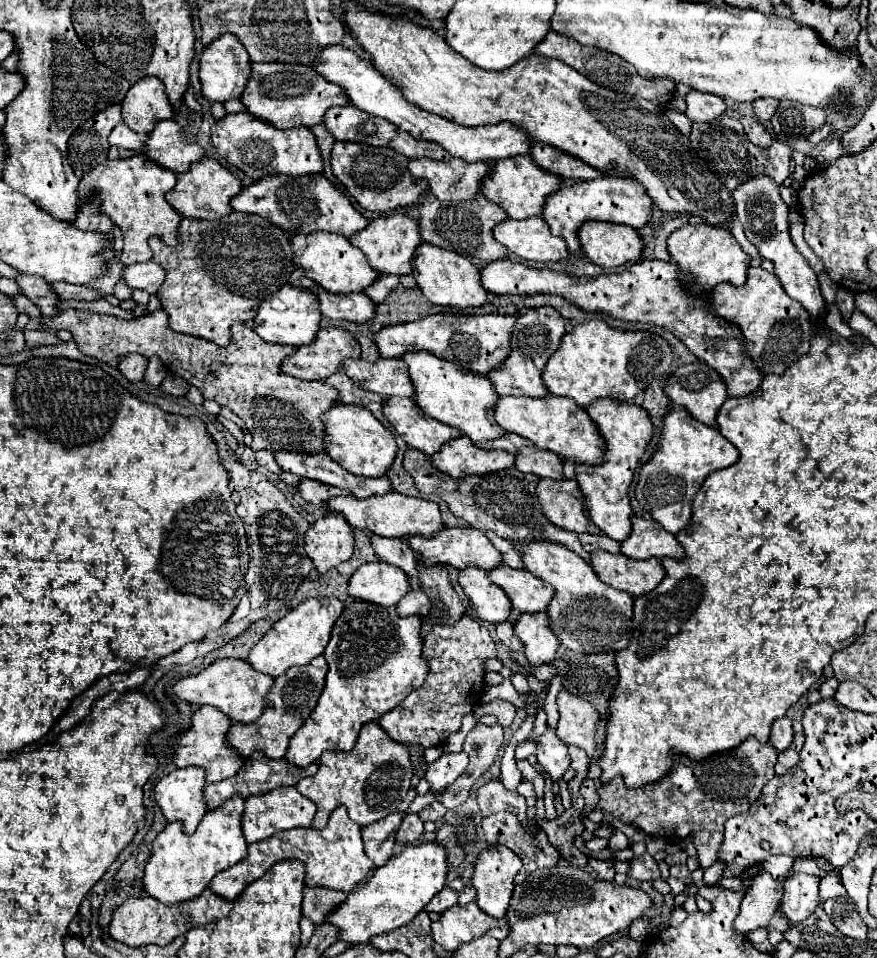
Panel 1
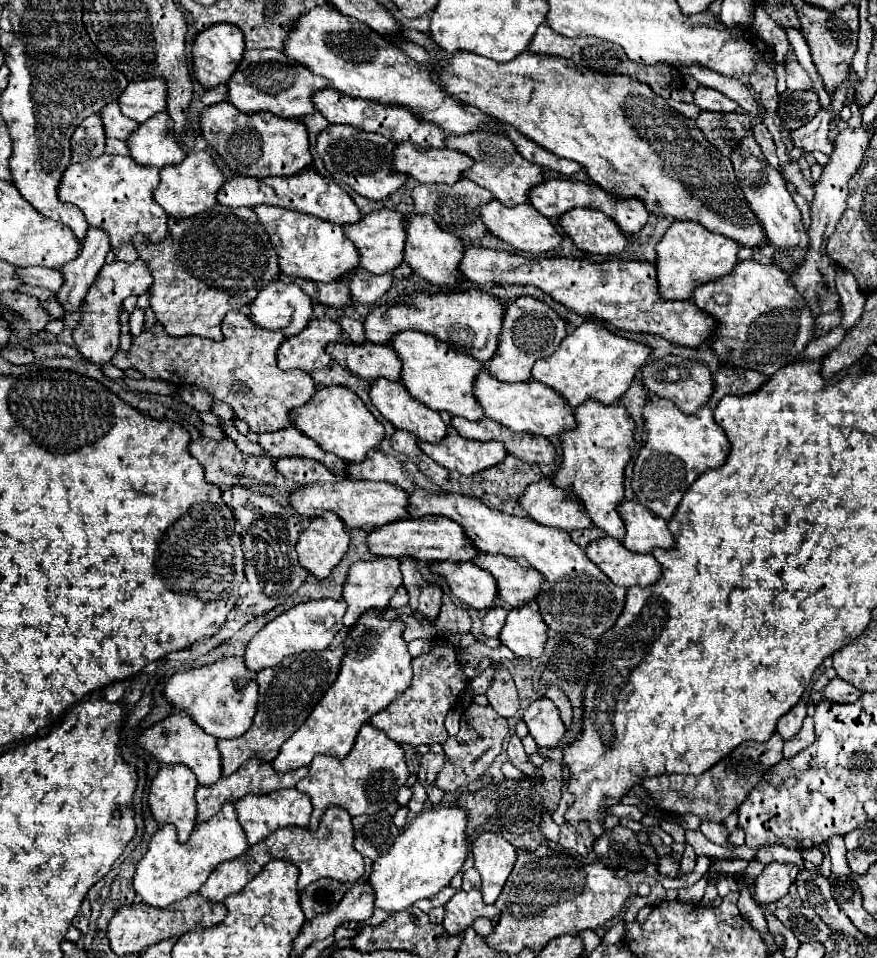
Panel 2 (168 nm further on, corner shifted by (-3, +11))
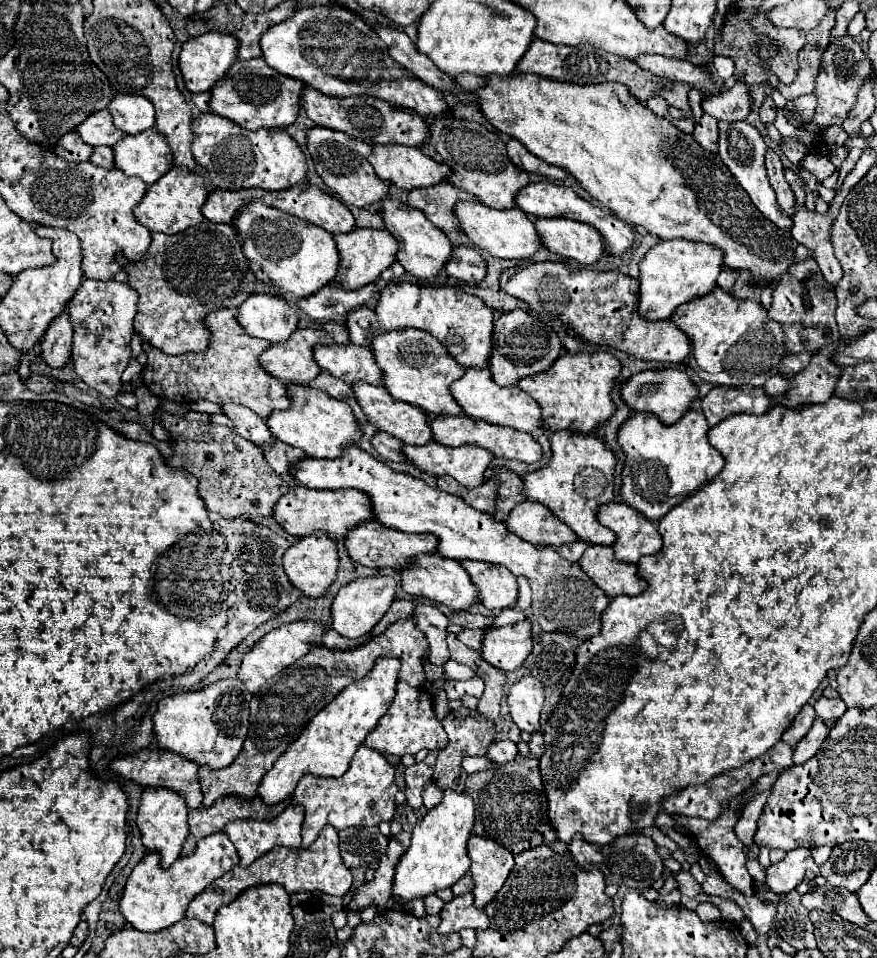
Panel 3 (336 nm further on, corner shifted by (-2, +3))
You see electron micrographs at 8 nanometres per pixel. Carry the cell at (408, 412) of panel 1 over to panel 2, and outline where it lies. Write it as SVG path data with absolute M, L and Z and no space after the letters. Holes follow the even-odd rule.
M379 379L371 383L369 389L369 397L371 403L379 409L379 413L395 427L395 429L403 429L409 433L415 433L417 439L427 441L427 443L439 443L445 435L447 435L447 425L441 421L439 413L431 411L429 407L425 407L421 401L413 399L407 389L403 387L403 383L399 381L389 381L389 379Z

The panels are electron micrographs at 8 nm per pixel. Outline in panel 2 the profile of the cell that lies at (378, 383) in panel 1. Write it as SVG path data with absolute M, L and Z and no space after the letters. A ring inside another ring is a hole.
M369 341L361 345L331 343L327 347L327 353L333 357L337 365L361 379L375 381L385 377L391 381L399 381L401 361L391 349L391 345L377 345Z

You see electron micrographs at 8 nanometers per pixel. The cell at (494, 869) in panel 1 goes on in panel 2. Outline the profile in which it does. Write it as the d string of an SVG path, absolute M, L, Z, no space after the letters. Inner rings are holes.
M481 833L471 847L475 869L481 875L481 893L485 903L493 903L517 859L515 847L499 833Z

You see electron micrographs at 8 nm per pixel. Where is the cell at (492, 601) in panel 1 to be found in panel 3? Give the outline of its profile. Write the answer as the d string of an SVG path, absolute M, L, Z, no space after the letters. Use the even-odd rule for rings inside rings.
M438 553L434 557L418 557L418 565L402 569L402 589L410 595L422 595L436 603L442 603L454 611L468 611L472 605L480 603L478 589L470 581L470 575L466 575L462 565L454 559L440 557Z

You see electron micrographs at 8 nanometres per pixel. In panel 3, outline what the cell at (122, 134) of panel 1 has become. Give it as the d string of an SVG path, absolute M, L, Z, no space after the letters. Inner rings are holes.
M102 109L98 113L92 113L88 117L88 121L84 121L82 125L78 125L78 129L74 129L76 133L80 133L82 141L86 141L88 145L108 145L114 147L126 133L122 133L120 129L116 129L116 125L112 123L112 115L108 109Z

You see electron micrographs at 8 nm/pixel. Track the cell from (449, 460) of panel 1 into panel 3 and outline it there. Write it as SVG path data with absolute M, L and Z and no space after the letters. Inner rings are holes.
M436 441L428 445L404 445L406 457L424 473L442 477L450 475L464 487L478 487L484 483L484 471L490 467L494 455L476 445L448 447Z

